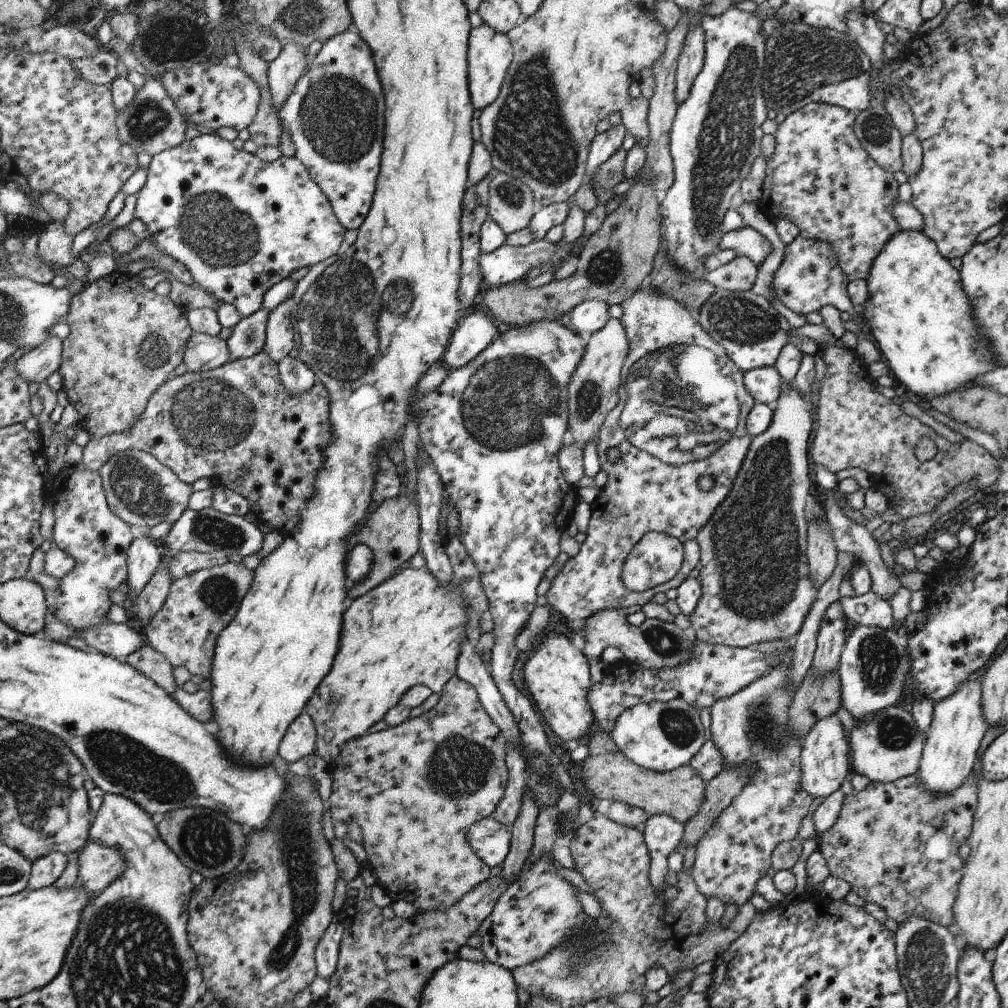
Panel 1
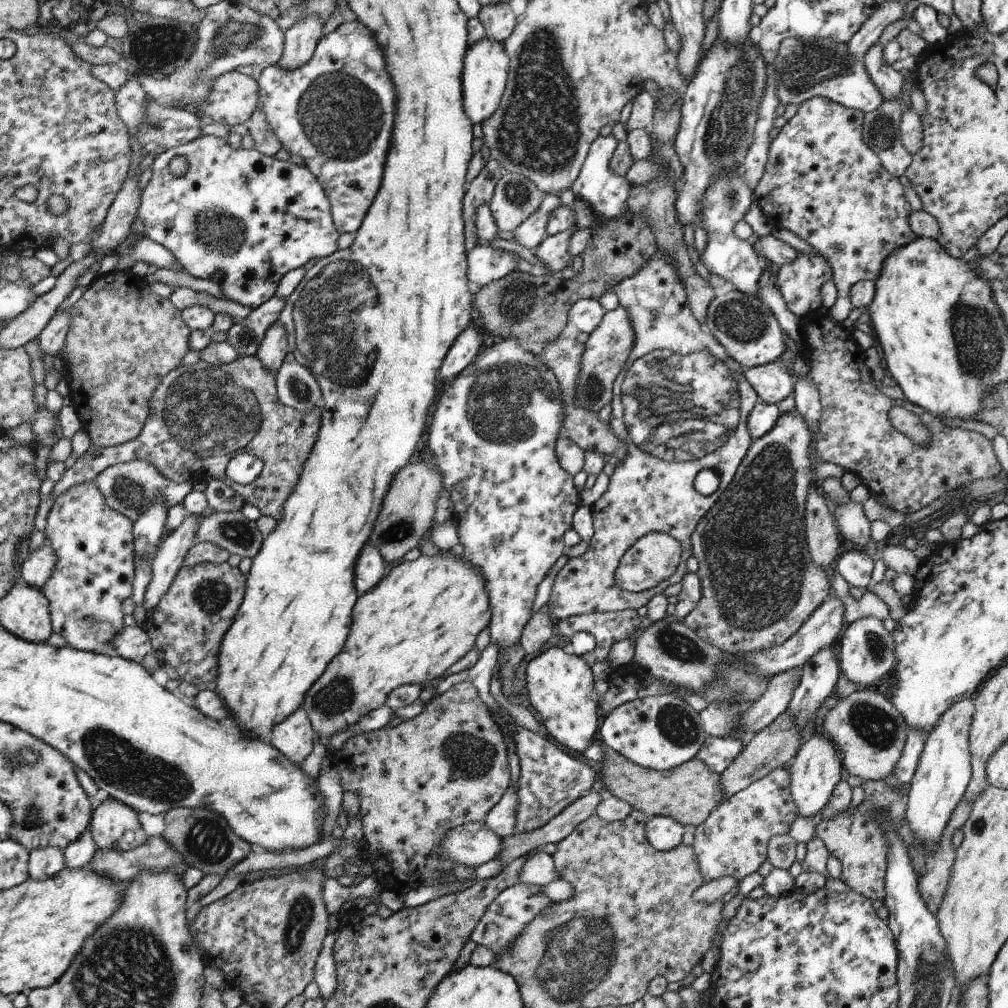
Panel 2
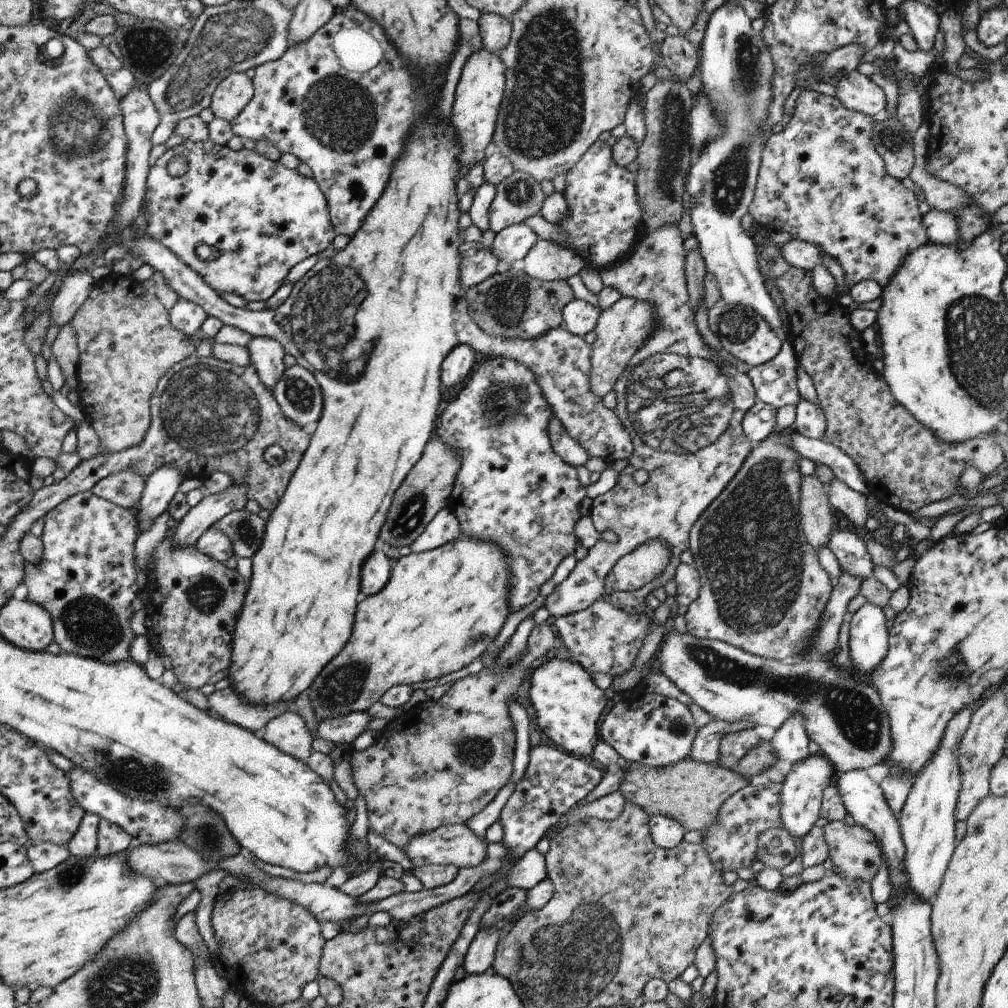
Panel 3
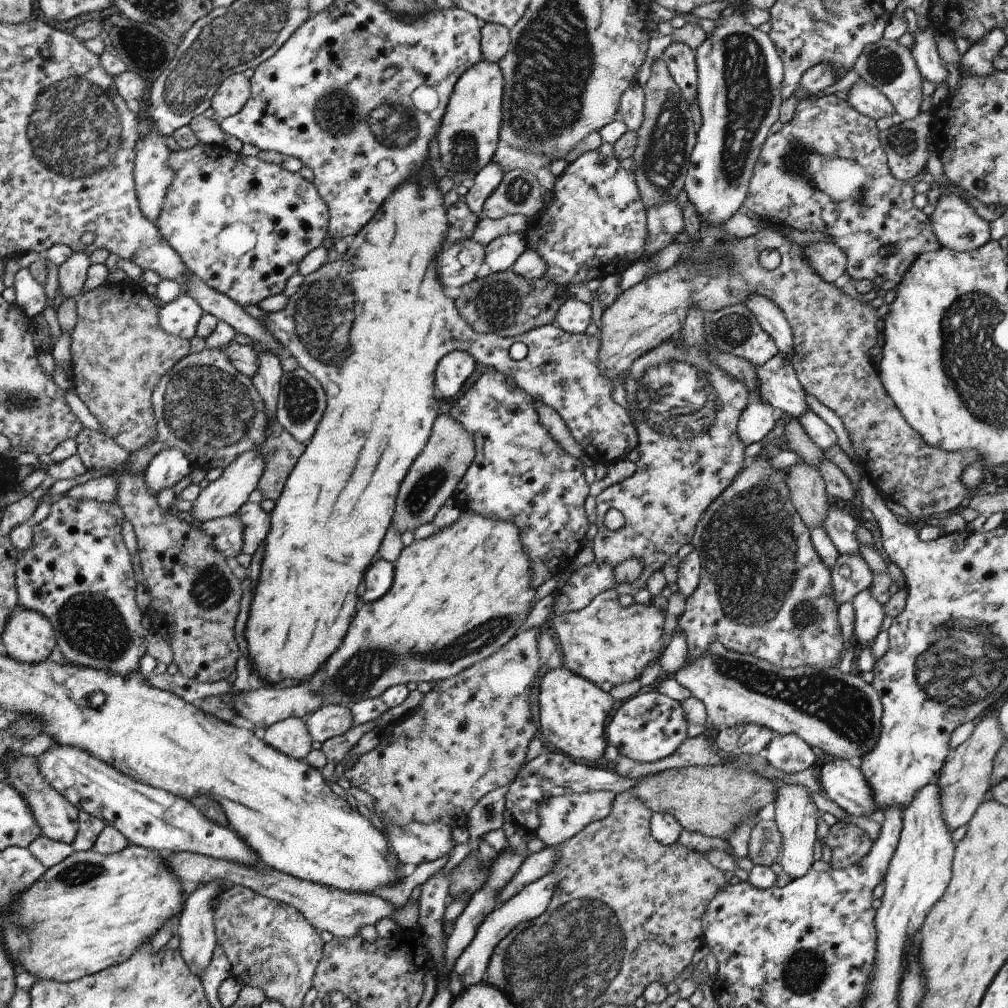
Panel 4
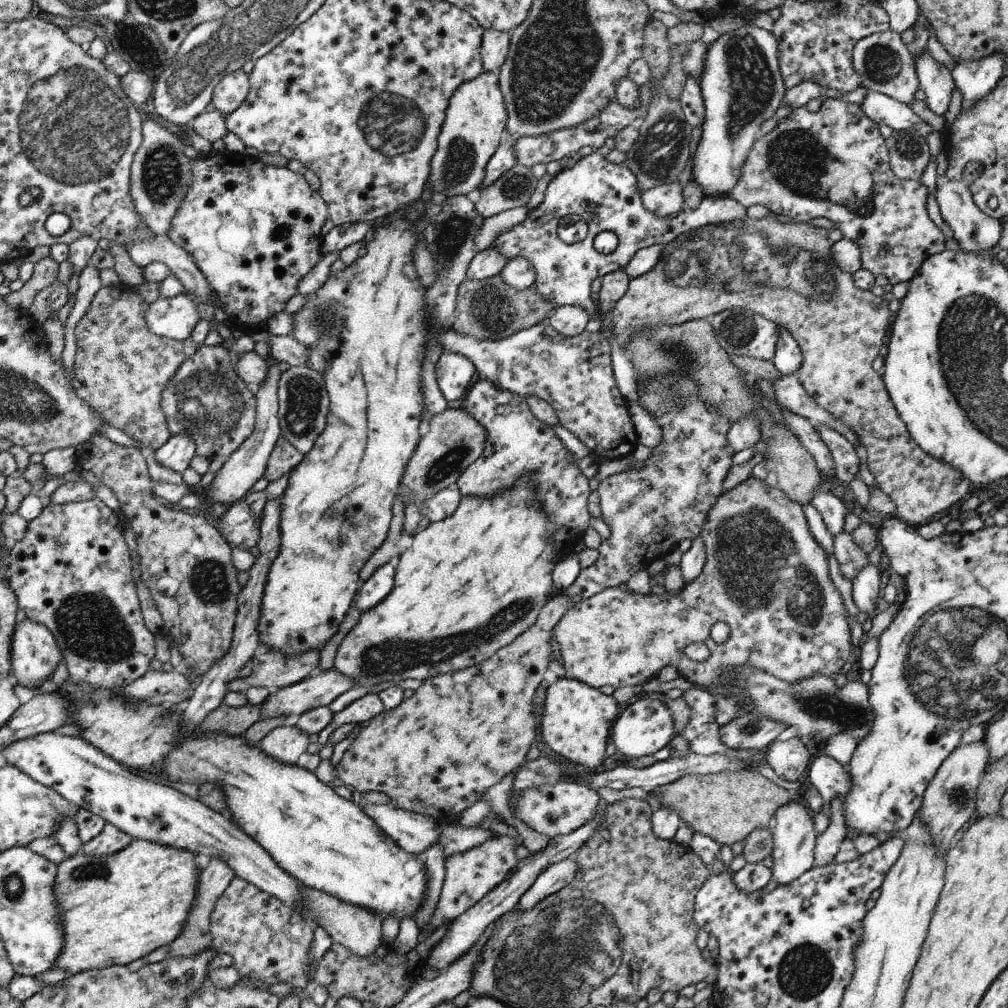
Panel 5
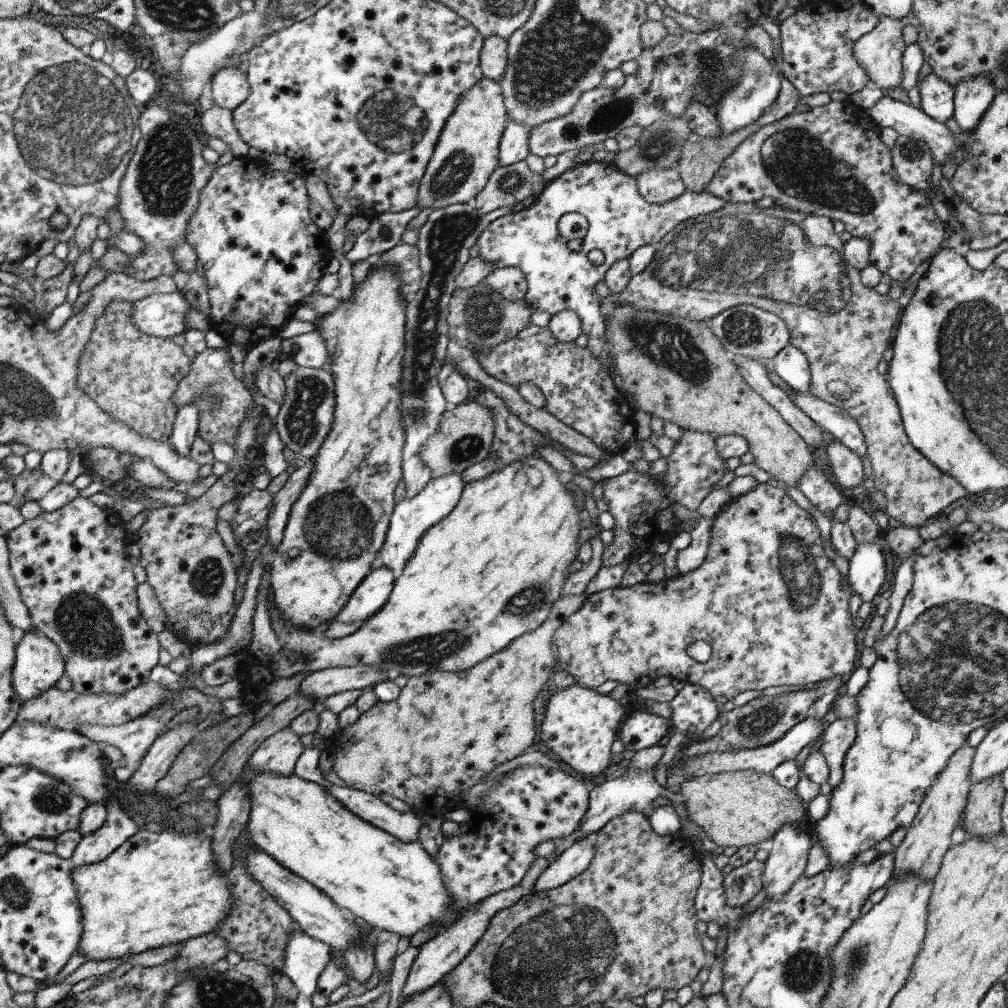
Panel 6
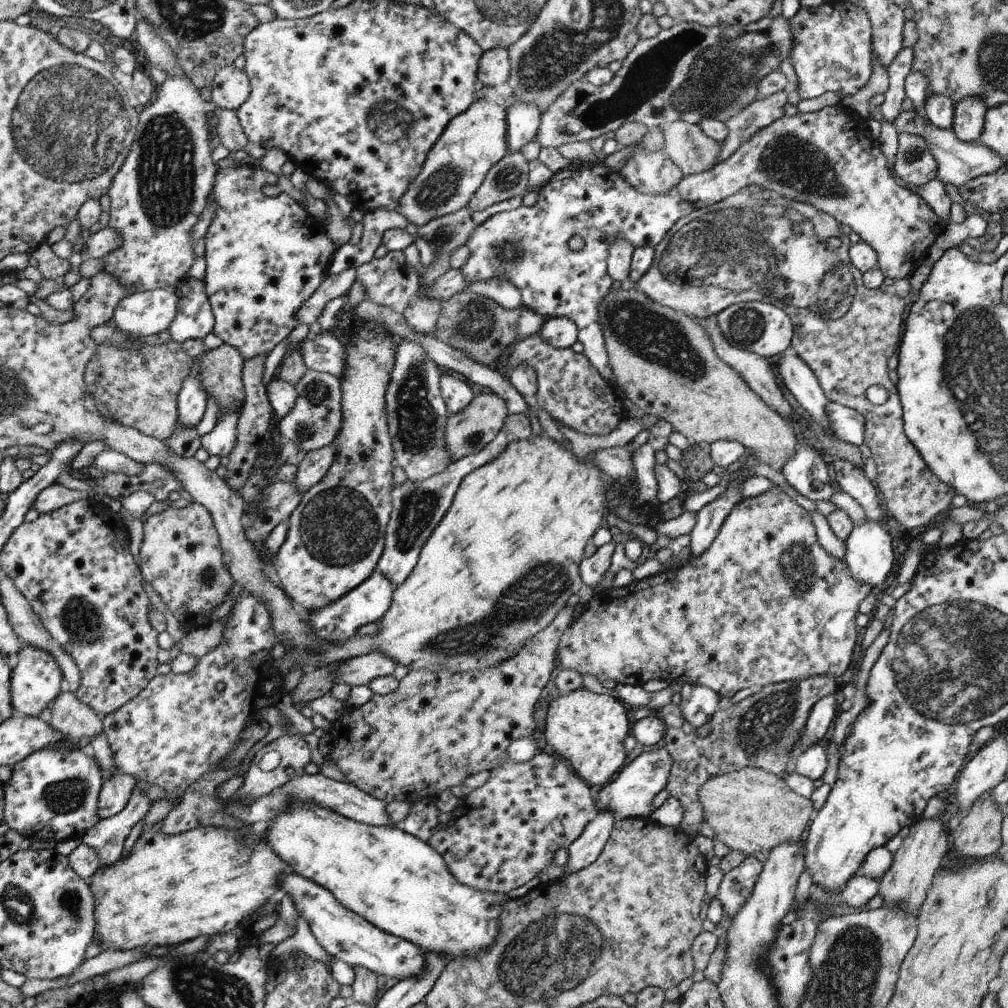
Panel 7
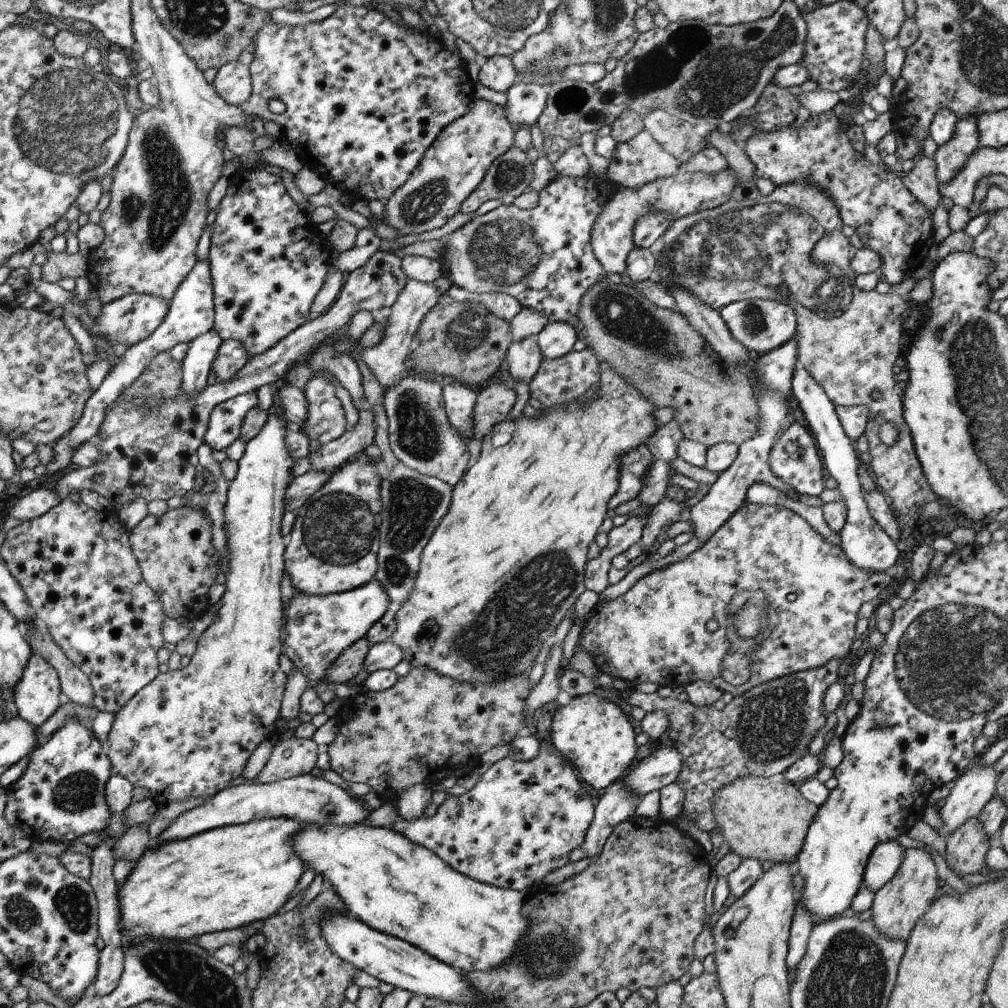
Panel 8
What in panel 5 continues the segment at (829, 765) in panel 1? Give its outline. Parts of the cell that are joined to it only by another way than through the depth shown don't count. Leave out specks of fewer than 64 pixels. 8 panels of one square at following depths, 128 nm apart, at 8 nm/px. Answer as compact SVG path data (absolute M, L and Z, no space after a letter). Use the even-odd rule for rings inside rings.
M802 798L784 804L778 809L774 822L776 826L772 828L772 858L774 864L771 872L772 878L779 885L786 885L800 878L808 870L814 867L814 848L816 845L816 830L814 828L813 815Z

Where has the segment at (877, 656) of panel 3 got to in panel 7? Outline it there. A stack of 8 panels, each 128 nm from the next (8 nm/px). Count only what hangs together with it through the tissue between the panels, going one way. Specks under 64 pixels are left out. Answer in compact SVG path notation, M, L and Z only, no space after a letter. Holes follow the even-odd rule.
M870 519L866 520L864 524L853 524L852 532L845 541L846 554L843 559L850 568L852 576L856 580L860 580L861 584L869 585L876 591L882 589L894 564L892 541L886 527L880 526Z

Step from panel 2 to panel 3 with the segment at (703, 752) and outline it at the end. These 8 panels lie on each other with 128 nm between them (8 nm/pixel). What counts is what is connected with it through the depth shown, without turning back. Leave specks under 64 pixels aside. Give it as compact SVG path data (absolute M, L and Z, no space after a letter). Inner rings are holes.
M753 728L723 736L719 744L718 765L725 769L732 768L751 748L757 747L760 741Z

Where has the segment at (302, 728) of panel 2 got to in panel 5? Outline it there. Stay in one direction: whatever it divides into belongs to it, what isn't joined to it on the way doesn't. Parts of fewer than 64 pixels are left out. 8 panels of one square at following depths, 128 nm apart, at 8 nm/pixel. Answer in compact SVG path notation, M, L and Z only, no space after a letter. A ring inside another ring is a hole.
M278 726L274 728L259 744L260 750L272 756L276 762L284 762L294 766L298 758L306 752L308 734L300 731L297 726Z

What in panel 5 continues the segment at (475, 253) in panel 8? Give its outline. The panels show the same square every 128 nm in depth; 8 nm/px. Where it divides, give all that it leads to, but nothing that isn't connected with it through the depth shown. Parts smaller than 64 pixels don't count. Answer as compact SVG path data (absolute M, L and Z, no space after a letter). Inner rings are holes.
M587 151L572 168L562 169L555 175L546 189L546 198L537 208L528 212L525 220L520 224L512 226L512 230L504 230L500 232L498 238L494 238L492 248L496 248L500 252L500 256L508 260L514 258L526 258L534 272L536 272L536 280L534 280L534 288L540 294L540 298L544 298L544 302L552 302L552 306L560 308L564 305L580 306L586 310L588 318L596 318L599 315L598 302L592 299L591 284L598 277L604 277L610 272L615 272L620 268L625 268L628 262L634 257L638 250L650 247L651 245L675 244L679 239L684 238L688 230L697 230L702 226L717 226L724 222L736 222L736 220L744 220L747 216L747 210L738 202L728 197L713 198L705 196L698 204L696 210L684 207L680 210L680 214L676 216L668 216L668 218L660 218L658 214L650 212L644 208L641 200L641 191L636 176L623 164L612 164L608 162L604 156L598 152ZM568 214L579 215L588 222L588 236L585 243L566 244L560 240L557 234L558 220L568 216ZM603 231L612 231L618 237L618 246L611 254L602 254L594 248L594 240L598 234Z

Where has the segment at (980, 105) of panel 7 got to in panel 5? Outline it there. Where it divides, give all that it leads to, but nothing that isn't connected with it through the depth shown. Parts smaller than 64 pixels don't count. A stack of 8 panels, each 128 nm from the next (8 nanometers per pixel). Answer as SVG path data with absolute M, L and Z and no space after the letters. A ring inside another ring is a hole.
M994 52L980 60L968 60L954 65L951 74L955 88L962 95L962 110L970 110L996 88L1006 67L1004 58L1004 52Z

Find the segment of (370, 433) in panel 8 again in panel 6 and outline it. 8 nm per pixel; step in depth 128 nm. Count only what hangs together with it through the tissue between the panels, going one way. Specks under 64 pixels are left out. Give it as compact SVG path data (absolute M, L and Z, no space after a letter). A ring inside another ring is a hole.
M314 457L310 458L302 467L296 468L288 478L286 486L282 488L272 500L272 508L268 514L268 541L274 551L278 549L294 502L300 498L304 486L314 468Z

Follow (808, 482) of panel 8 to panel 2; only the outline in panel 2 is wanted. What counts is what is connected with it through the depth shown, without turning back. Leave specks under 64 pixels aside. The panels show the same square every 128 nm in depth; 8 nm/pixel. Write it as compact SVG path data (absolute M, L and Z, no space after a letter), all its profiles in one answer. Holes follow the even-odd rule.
M846 545L843 546L840 556L835 562L835 570L841 574L842 581L846 581L850 587L866 589L872 582L871 574L874 563L875 560L860 548Z

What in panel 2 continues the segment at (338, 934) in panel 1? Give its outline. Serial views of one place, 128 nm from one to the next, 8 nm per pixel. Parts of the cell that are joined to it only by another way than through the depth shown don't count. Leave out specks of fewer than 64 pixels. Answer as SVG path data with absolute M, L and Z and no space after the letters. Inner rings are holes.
M337 932L328 934L315 965L315 981L324 999L332 996L337 985L336 963L333 958L336 934Z

